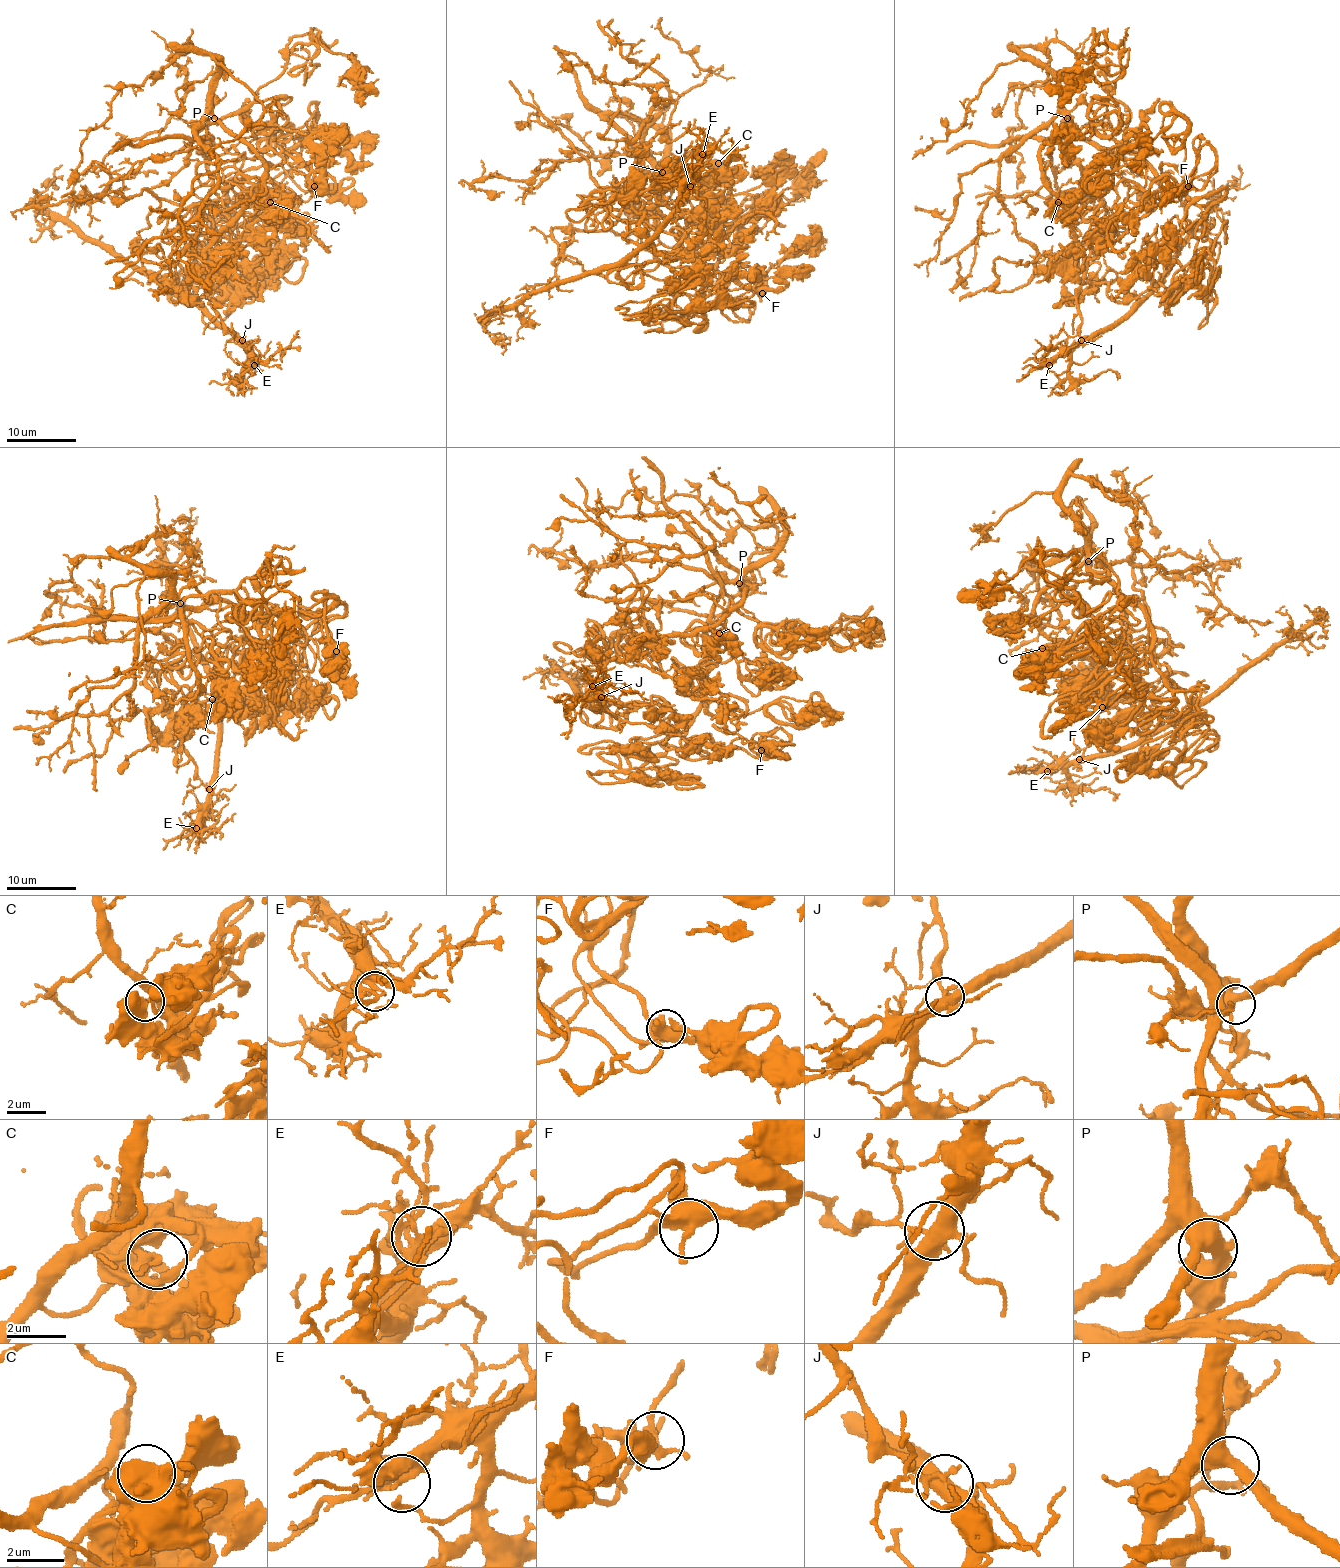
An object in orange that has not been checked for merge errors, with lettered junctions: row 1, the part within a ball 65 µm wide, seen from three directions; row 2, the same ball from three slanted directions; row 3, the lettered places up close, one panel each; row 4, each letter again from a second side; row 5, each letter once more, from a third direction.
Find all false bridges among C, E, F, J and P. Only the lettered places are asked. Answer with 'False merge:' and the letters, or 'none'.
False merge: C, J

